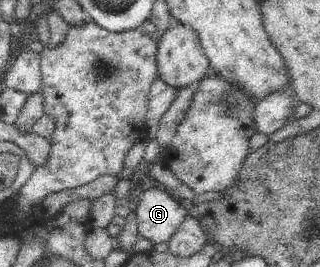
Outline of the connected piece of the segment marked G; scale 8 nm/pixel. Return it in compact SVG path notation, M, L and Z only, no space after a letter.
M157 184L143 192L134 213L139 236L154 245L169 242L188 214L189 210Z

